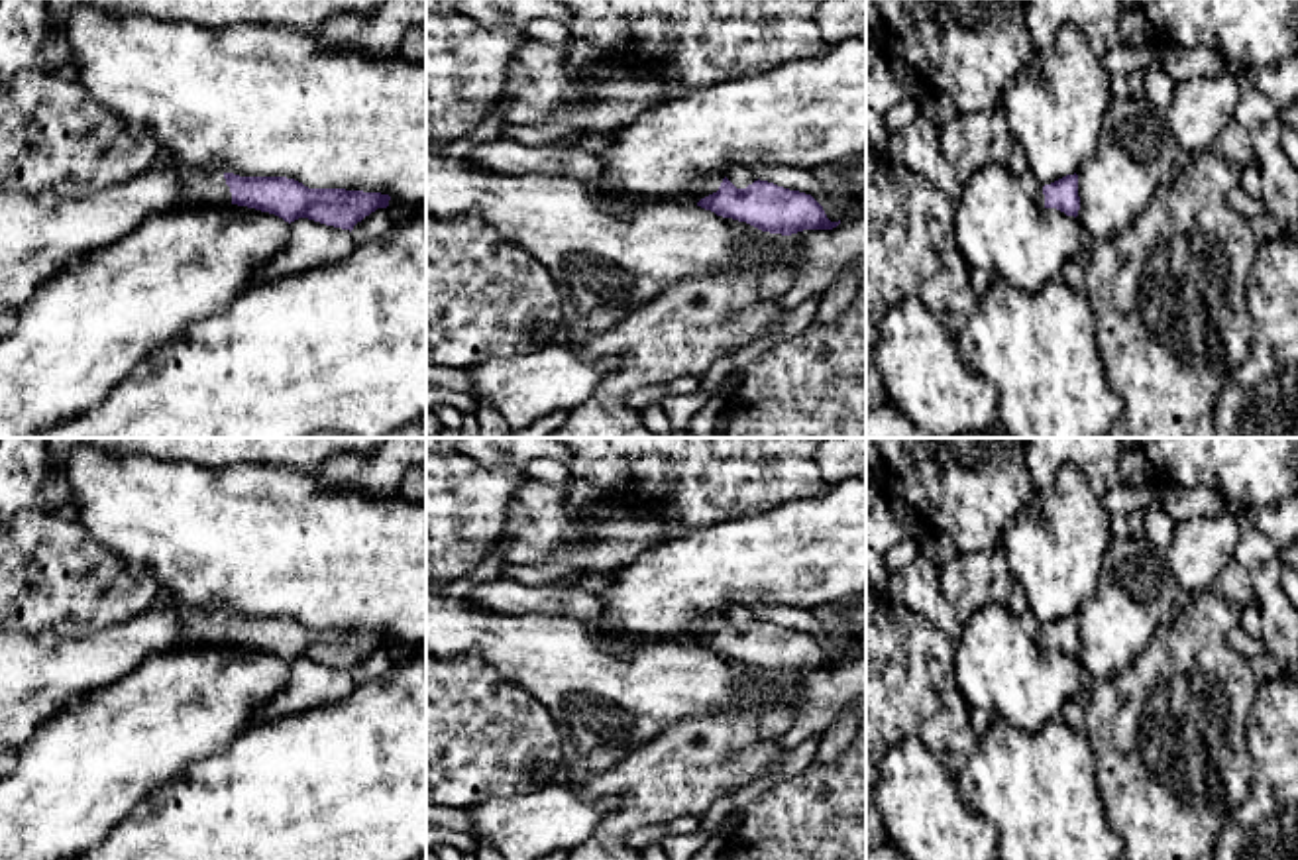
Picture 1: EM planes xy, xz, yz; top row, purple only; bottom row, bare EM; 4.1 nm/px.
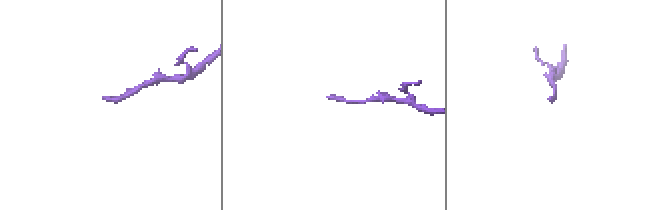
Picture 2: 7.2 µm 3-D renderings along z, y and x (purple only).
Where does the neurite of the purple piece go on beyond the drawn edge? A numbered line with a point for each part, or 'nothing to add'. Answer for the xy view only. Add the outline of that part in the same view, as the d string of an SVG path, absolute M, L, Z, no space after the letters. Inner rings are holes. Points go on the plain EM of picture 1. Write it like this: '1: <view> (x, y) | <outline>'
1: xy (209, 625) | M179 605L179 609L189 636L204 640L208 644L232 642L232 632L222 611L190 609L187 605Z

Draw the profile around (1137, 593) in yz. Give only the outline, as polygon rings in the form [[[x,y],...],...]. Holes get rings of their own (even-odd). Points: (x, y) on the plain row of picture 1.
[[[1111,540],[1096,593],[1078,609],[1078,664],[1094,681],[1127,672],[1190,593],[1147,540]]]

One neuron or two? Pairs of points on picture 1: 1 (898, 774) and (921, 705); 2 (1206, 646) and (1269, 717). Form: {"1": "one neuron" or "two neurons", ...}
{"1": "two neurons", "2": "two neurons"}

